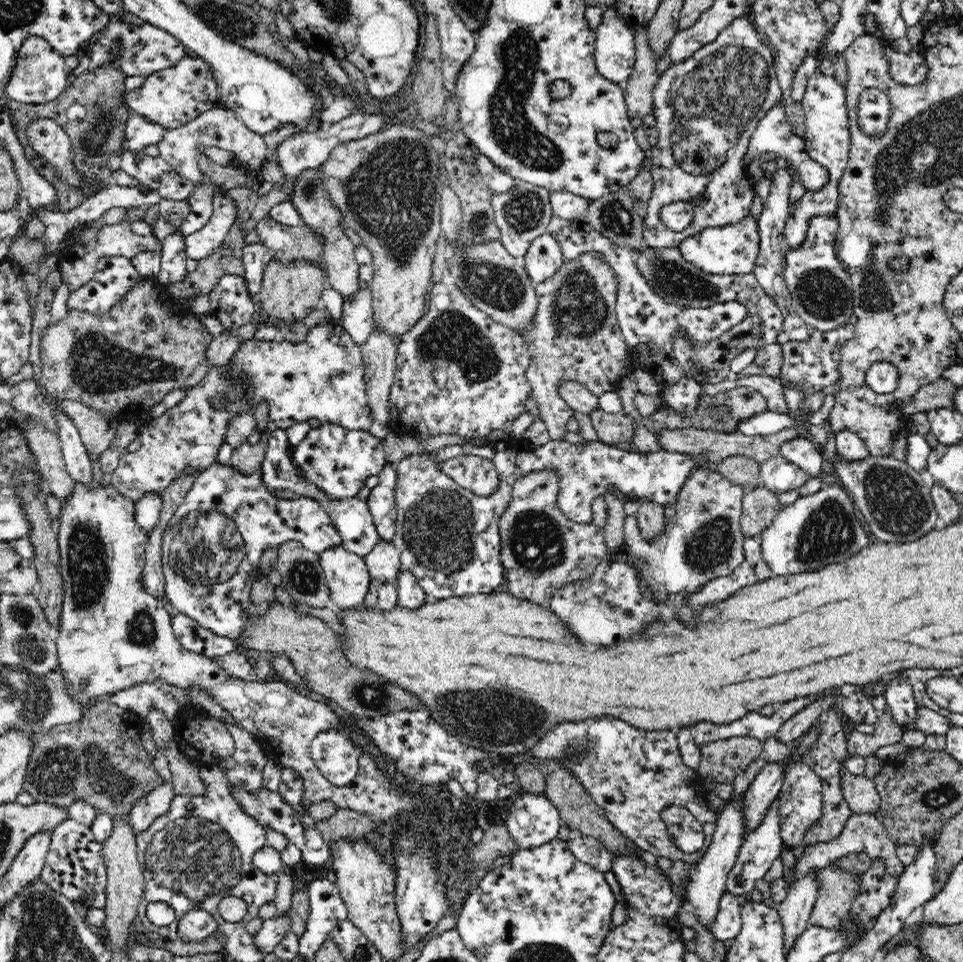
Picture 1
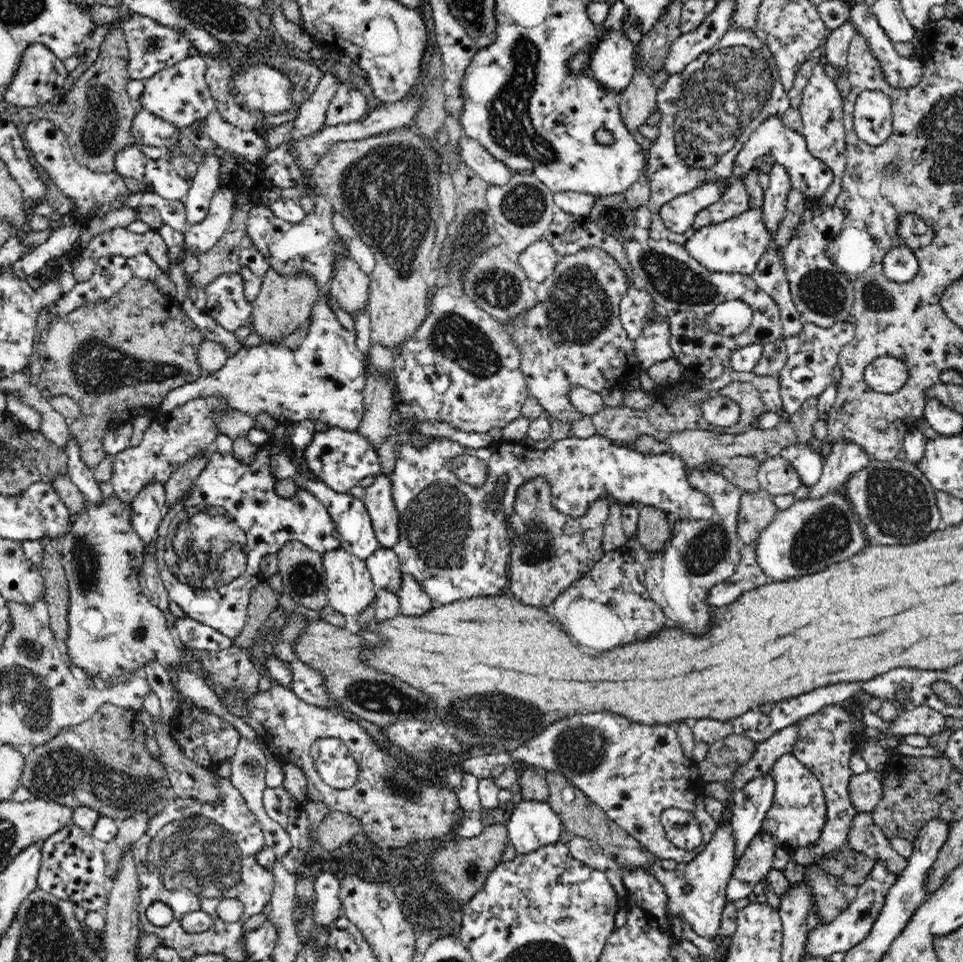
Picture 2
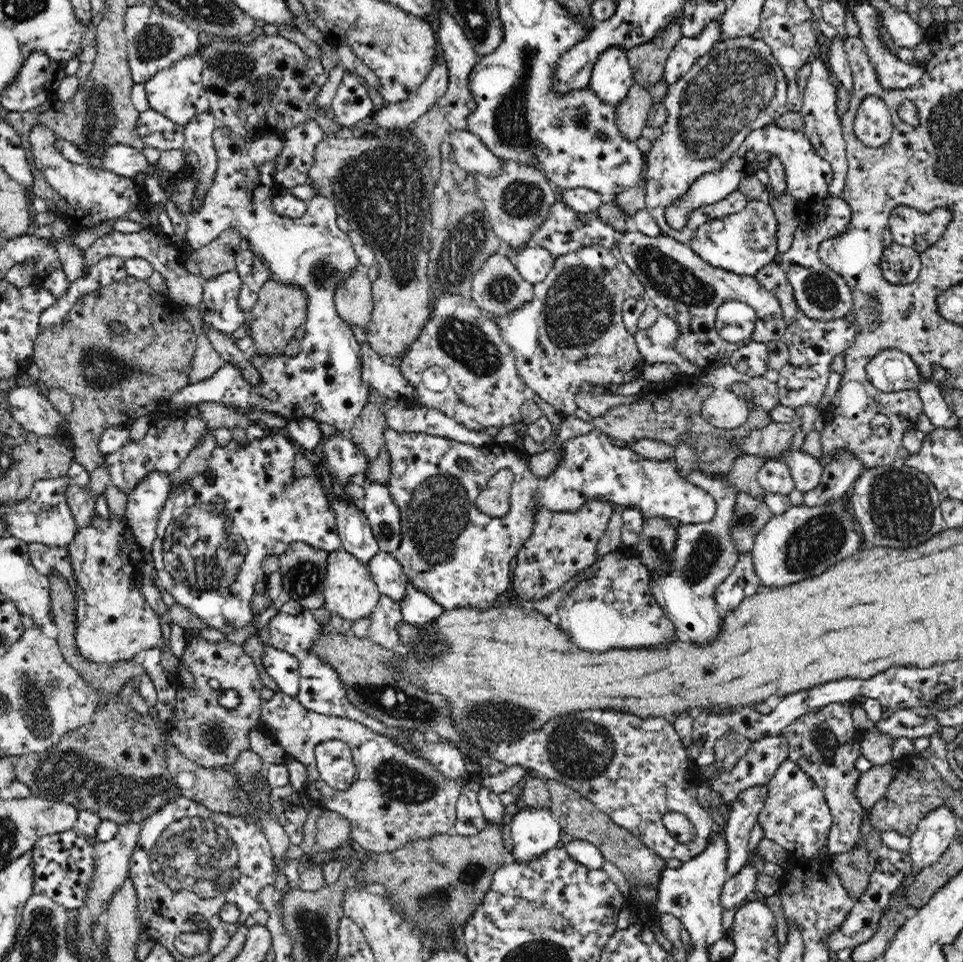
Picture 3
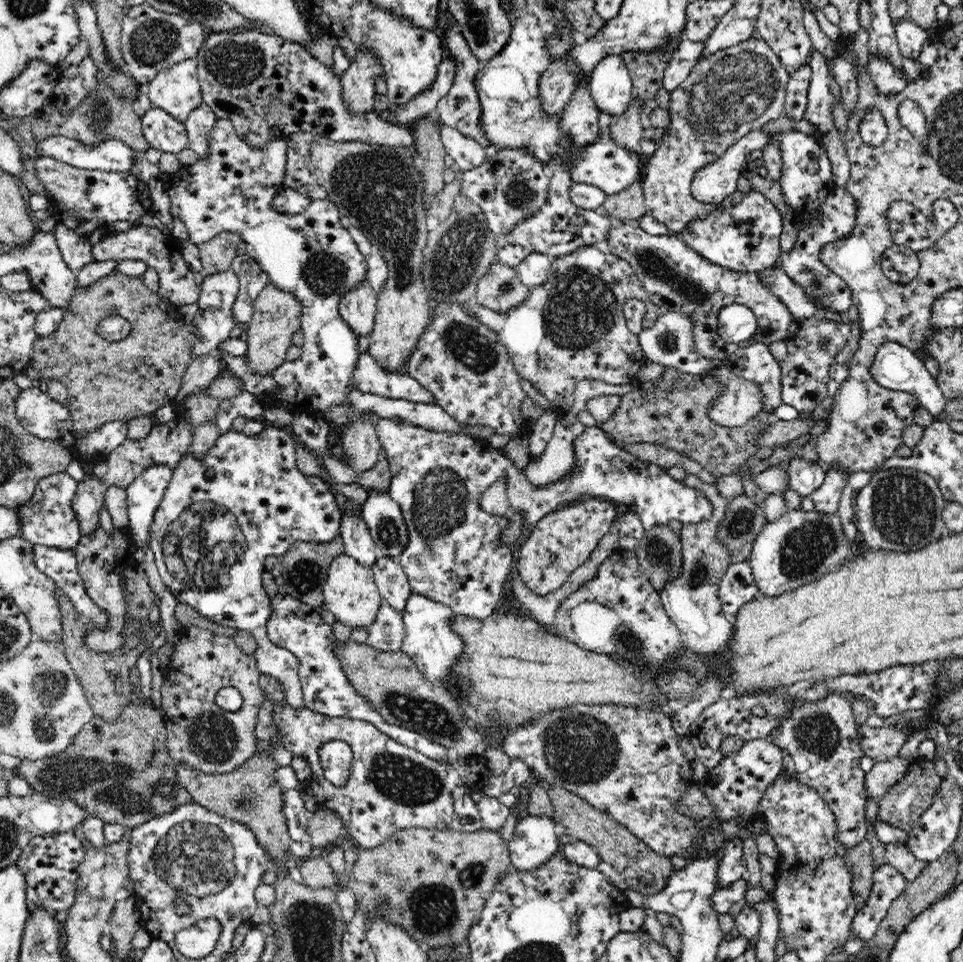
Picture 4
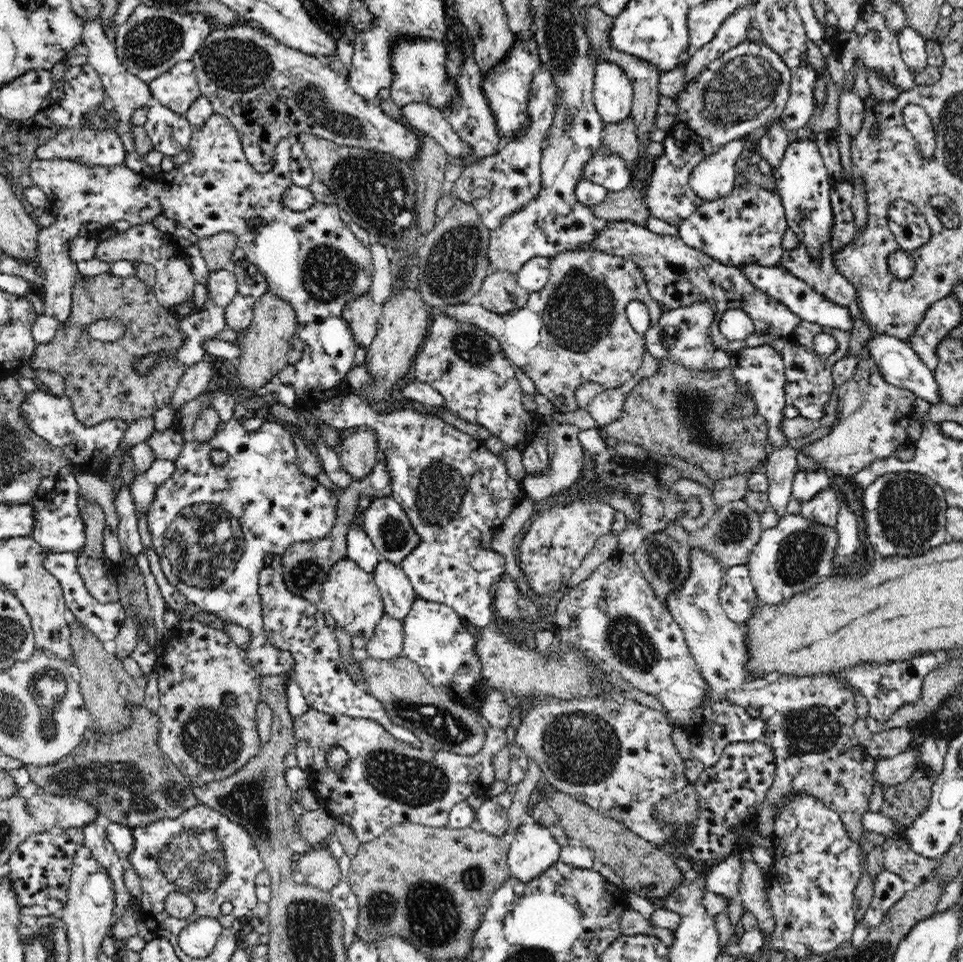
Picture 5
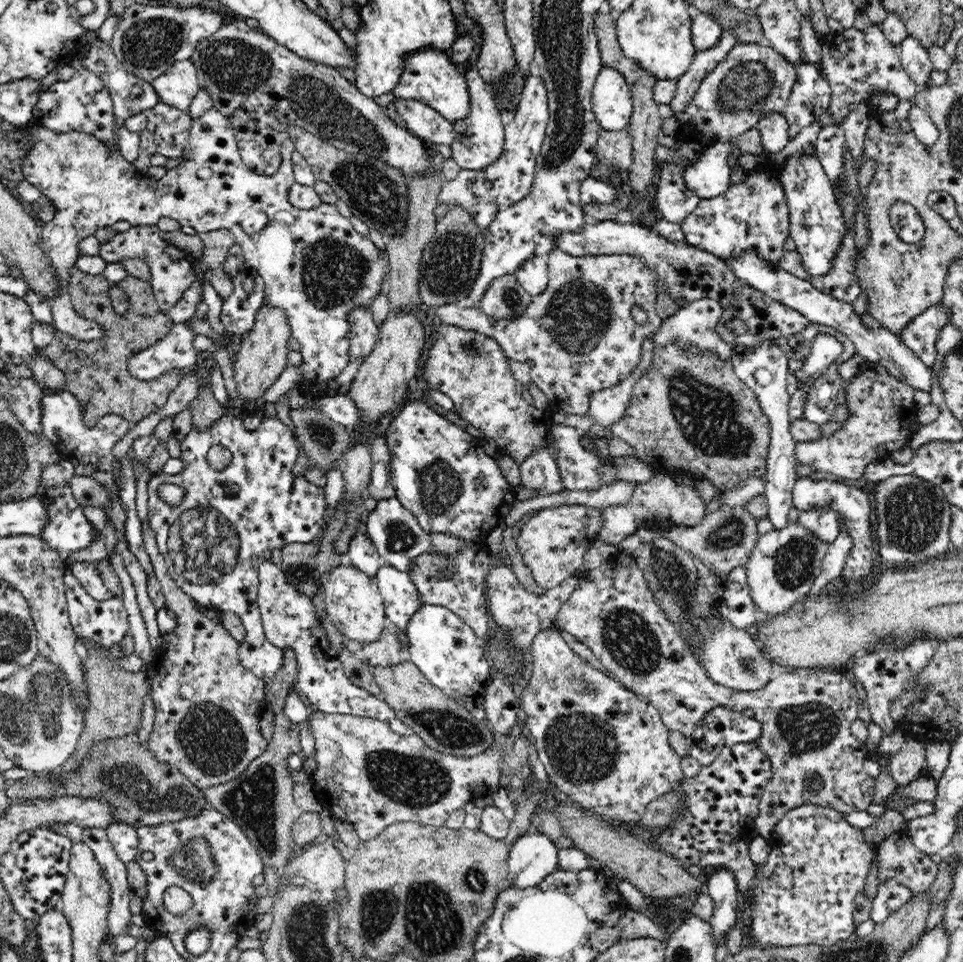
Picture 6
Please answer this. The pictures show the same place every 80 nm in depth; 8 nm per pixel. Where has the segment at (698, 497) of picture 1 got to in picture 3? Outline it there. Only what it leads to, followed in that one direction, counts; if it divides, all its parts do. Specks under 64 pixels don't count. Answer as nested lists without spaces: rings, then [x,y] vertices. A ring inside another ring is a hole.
[[[694,469],[688,474],[687,482],[703,488],[710,493],[716,501],[716,512],[710,522],[698,524],[680,524],[676,528],[677,541],[673,550],[672,565],[669,566],[668,572],[664,572],[660,577],[651,577],[649,580],[650,588],[653,590],[654,598],[664,609],[665,615],[672,621],[676,634],[680,640],[692,640],[698,644],[710,642],[718,636],[720,624],[722,624],[722,612],[717,606],[714,595],[715,590],[724,582],[725,578],[732,572],[732,567],[738,562],[738,549],[734,546],[734,539],[730,537],[730,522],[735,518],[735,502],[739,490],[732,487],[729,482],[723,480],[723,476],[708,475],[706,472]]]

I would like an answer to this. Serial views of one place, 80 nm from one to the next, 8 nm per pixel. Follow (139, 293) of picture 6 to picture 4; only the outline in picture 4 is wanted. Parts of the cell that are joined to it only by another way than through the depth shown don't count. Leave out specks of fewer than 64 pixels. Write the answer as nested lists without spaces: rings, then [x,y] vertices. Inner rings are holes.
[[[120,273],[96,280],[90,286],[75,288],[56,332],[46,338],[37,338],[30,364],[39,370],[42,381],[59,380],[67,388],[73,433],[86,436],[106,422],[127,423],[138,417],[149,418],[161,406],[174,400],[182,386],[182,376],[193,359],[192,350],[197,344],[197,337],[178,310],[178,305],[166,304],[158,292],[153,292],[142,283],[142,279]],[[106,316],[125,318],[131,324],[130,335],[124,340],[109,342],[97,334],[98,324]]]

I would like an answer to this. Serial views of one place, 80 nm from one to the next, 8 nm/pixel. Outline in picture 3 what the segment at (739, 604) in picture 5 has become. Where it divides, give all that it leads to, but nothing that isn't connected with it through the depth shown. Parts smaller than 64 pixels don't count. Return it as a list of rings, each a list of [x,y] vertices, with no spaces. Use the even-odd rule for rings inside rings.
[[[740,553],[738,562],[732,572],[715,590],[715,601],[721,612],[732,610],[738,606],[745,596],[756,594],[762,587],[754,570],[750,553]]]

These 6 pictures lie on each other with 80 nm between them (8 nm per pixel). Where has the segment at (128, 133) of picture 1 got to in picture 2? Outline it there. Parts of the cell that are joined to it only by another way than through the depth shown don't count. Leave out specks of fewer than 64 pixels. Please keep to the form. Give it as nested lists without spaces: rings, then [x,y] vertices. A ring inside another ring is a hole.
[[[138,108],[131,124],[131,135],[136,145],[146,144],[168,149],[178,143],[179,128],[147,110]]]

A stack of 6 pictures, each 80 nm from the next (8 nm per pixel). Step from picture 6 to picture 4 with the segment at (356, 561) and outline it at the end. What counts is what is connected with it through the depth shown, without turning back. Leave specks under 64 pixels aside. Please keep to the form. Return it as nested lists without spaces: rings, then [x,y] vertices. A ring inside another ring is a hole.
[[[342,513],[341,518],[339,536],[345,553],[355,558],[362,566],[374,566],[380,556],[362,516]]]

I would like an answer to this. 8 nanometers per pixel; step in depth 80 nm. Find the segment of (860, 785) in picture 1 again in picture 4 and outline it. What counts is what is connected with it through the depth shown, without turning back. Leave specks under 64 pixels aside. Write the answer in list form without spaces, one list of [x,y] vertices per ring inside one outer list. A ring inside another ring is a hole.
[[[895,757],[889,762],[876,762],[869,772],[865,772],[865,786],[868,797],[879,799],[908,772],[911,760]]]

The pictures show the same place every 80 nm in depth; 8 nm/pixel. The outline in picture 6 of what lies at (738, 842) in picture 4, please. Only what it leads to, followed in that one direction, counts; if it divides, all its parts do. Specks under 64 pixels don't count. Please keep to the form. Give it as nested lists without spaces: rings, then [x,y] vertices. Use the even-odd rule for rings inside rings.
[[[730,869],[716,870],[704,879],[705,892],[714,899],[714,910],[708,923],[712,927],[712,937],[719,945],[719,940],[730,931],[734,924],[739,924],[740,887],[736,875]]]

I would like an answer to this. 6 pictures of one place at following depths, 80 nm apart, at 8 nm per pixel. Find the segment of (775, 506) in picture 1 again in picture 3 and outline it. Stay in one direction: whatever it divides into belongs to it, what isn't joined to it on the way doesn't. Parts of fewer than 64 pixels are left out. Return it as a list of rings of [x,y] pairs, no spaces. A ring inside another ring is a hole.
[[[739,492],[735,502],[735,518],[730,522],[730,537],[734,539],[734,546],[740,553],[750,553],[756,534],[772,517],[763,498],[754,498]]]

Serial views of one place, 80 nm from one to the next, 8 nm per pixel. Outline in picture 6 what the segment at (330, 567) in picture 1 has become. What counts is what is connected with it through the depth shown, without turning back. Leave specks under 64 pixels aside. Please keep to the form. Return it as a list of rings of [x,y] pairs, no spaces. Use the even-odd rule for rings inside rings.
[[[350,562],[334,567],[325,577],[323,584],[325,611],[338,628],[342,636],[349,640],[358,640],[372,644],[381,637],[382,629],[387,625],[385,604],[377,586],[375,577],[358,570]]]

